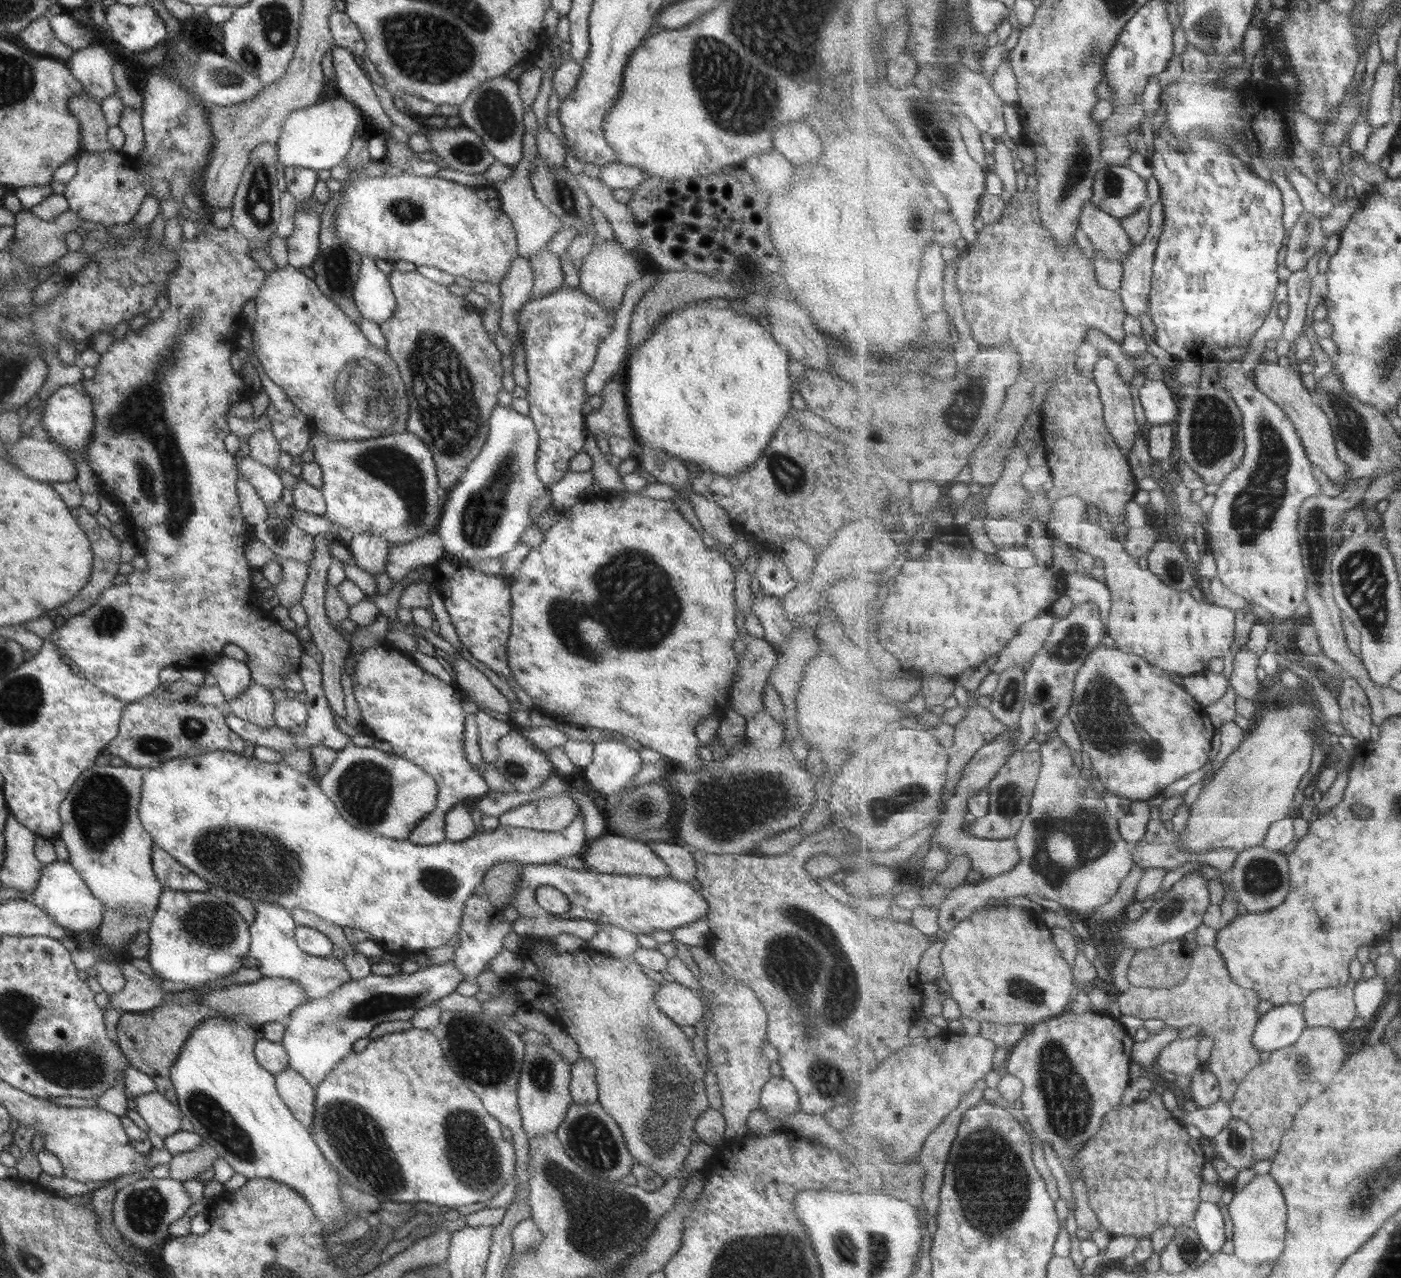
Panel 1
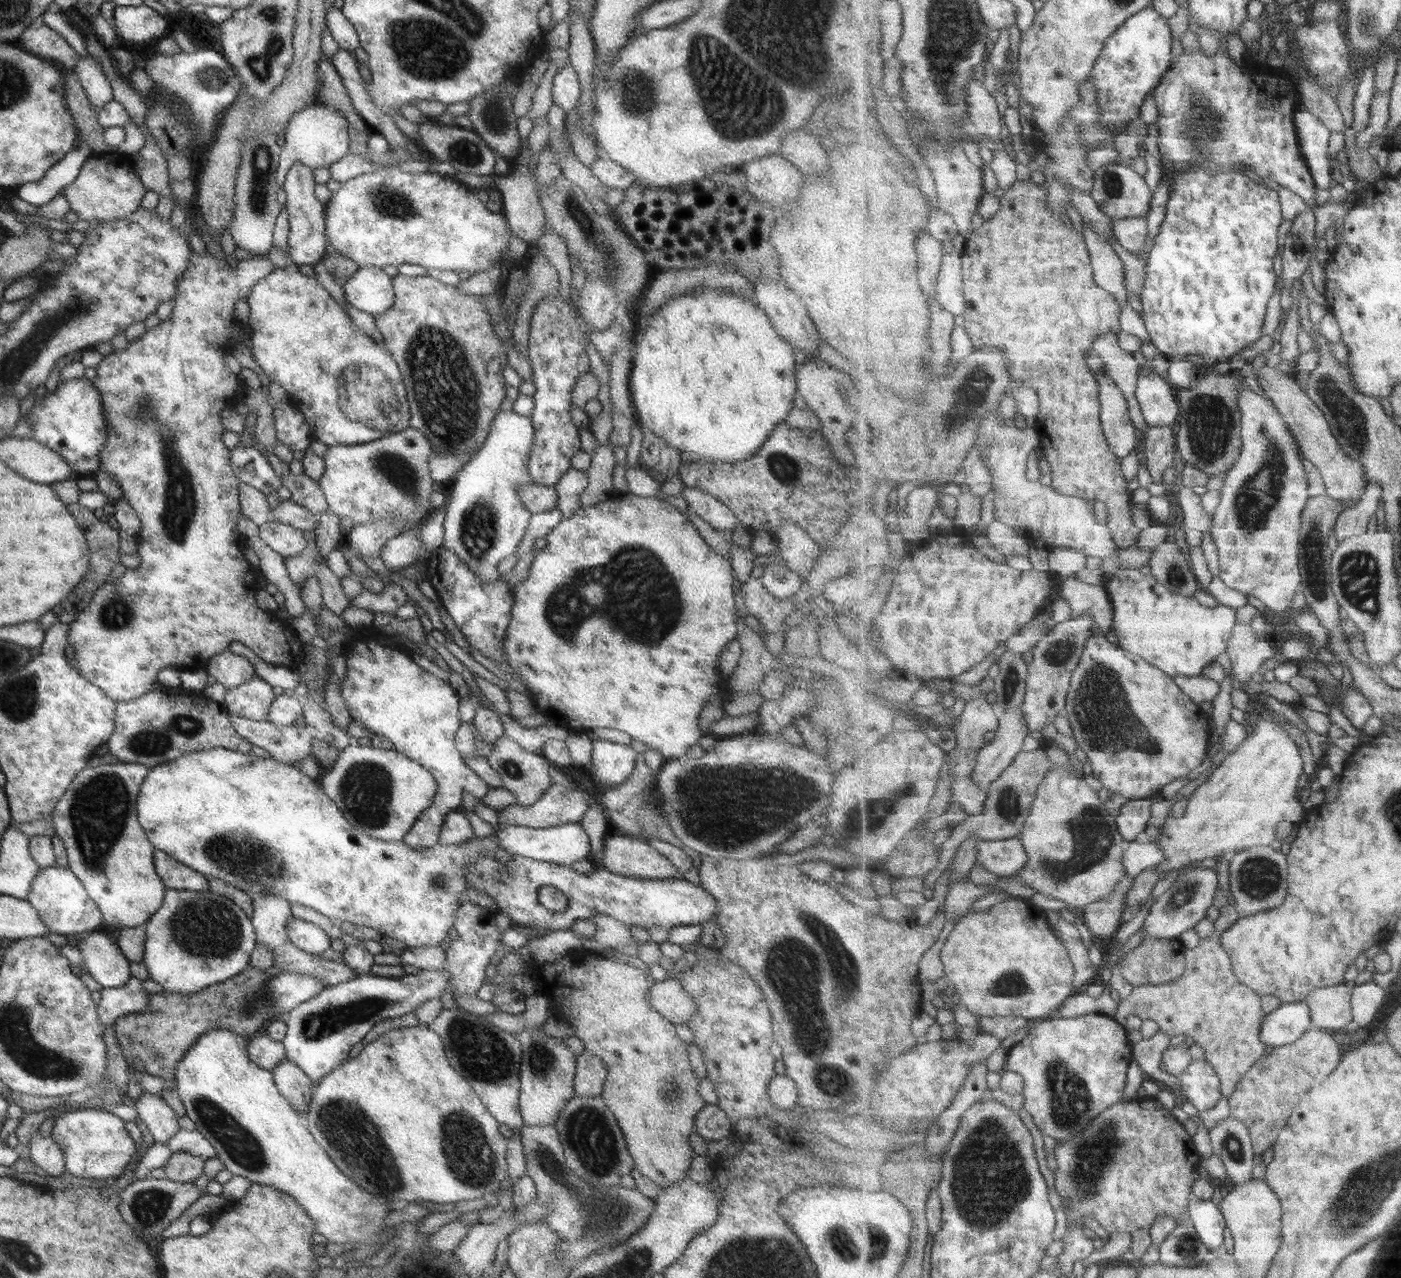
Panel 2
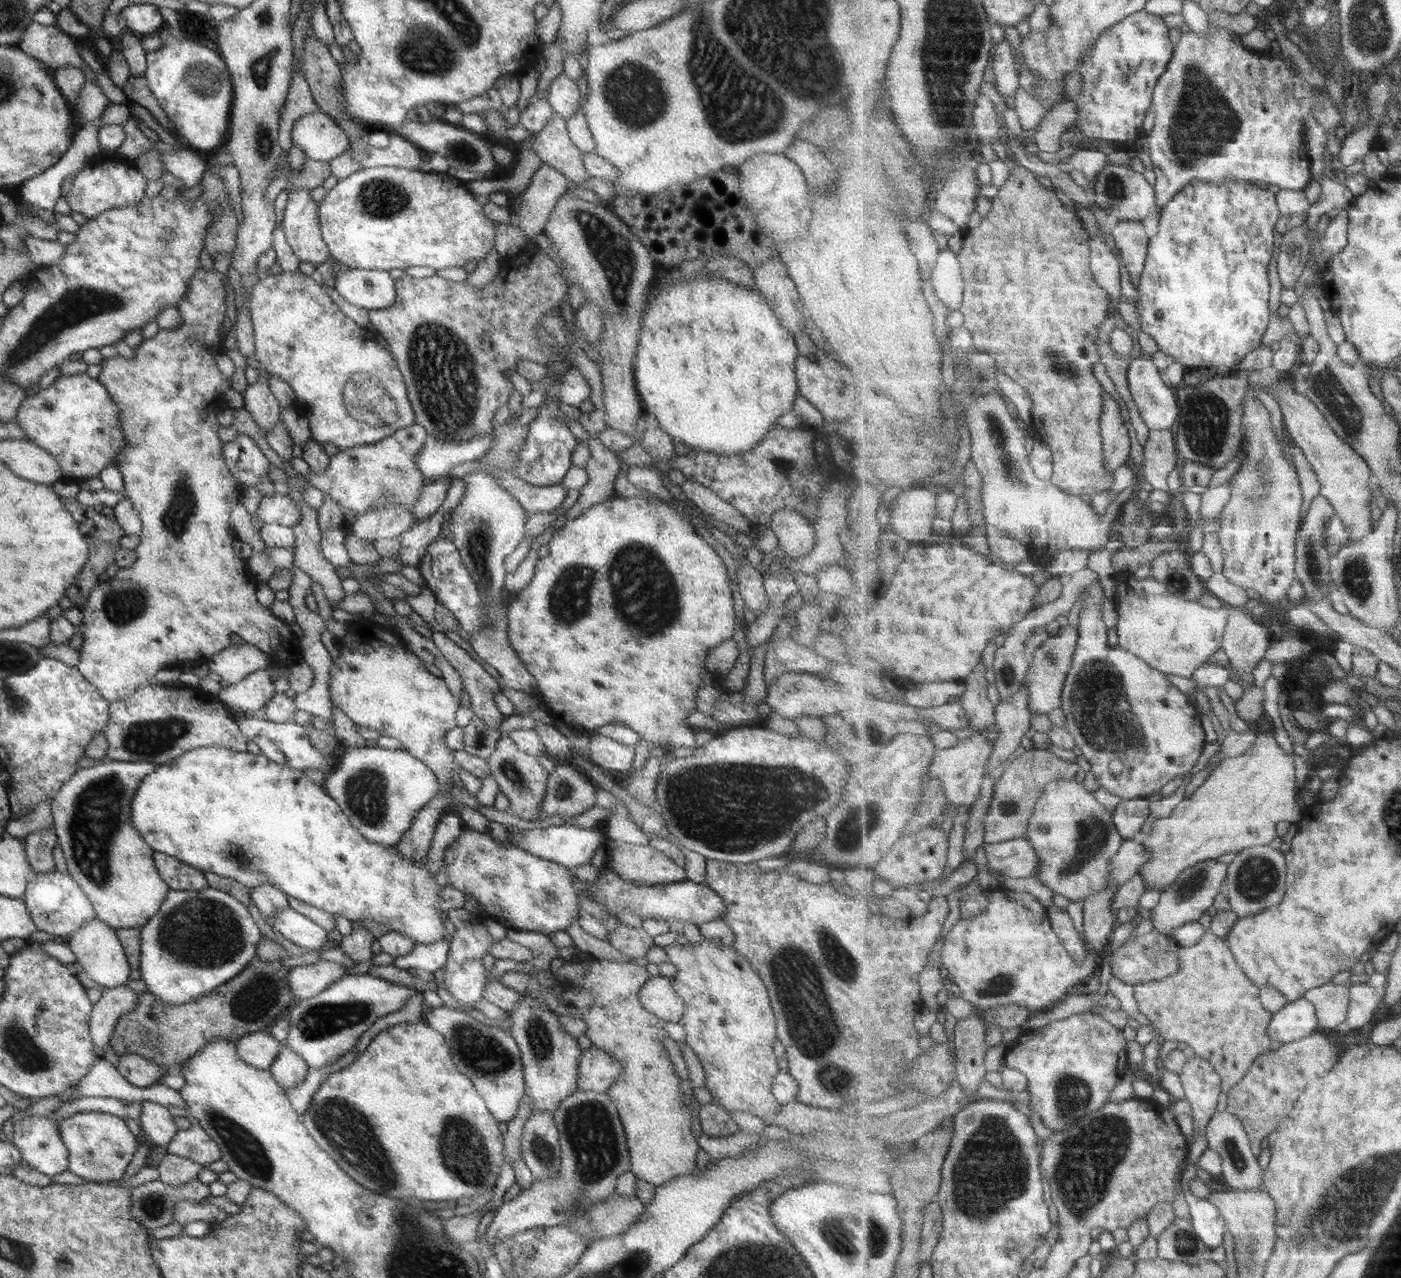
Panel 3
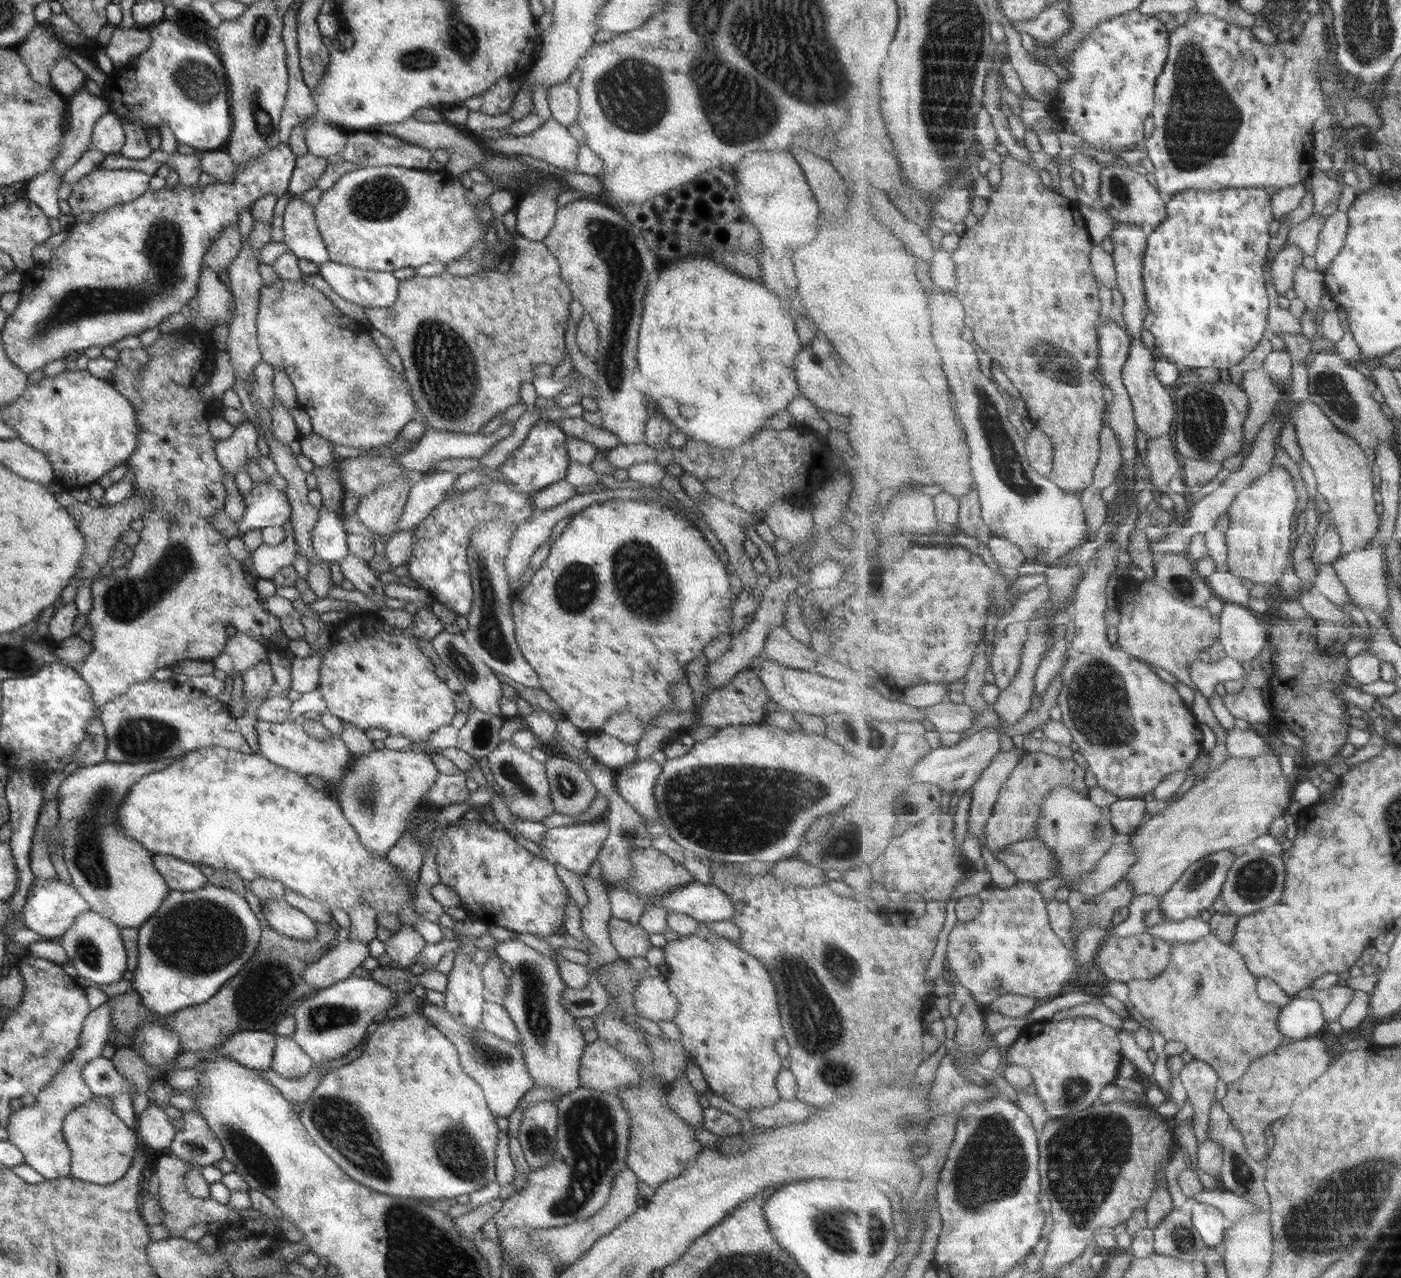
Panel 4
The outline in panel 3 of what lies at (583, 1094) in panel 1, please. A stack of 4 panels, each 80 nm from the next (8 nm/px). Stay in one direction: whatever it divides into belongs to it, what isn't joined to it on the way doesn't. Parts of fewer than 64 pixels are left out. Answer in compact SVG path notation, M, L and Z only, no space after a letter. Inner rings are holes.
M590 1047L580 1052L576 1090L605 1093L619 1074L620 1064L604 1050Z

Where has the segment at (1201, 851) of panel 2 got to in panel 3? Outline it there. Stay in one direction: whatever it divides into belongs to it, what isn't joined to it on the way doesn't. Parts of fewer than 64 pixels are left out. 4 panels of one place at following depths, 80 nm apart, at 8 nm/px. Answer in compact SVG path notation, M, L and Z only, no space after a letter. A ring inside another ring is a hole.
M1267 730L1259 733L1255 744L1241 756L1225 757L1207 780L1199 785L1192 795L1183 799L1167 818L1158 818L1151 827L1149 837L1143 844L1152 852L1151 860L1140 868L1140 875L1146 878L1148 890L1158 888L1163 892L1169 888L1180 874L1197 863L1219 858L1229 852L1238 852L1251 846L1275 845L1280 841L1277 825L1290 822L1297 825L1302 819L1304 806L1297 804L1300 794L1301 778L1296 770L1299 758L1292 752L1287 754L1273 733Z

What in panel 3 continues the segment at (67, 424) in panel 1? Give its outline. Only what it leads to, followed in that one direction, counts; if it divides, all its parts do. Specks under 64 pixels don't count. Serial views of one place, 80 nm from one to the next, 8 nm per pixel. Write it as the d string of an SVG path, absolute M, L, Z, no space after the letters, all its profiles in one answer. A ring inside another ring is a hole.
M87 373L59 376L52 385L45 386L43 390L38 389L35 394L29 394L29 397L25 397L17 406L15 423L24 431L25 440L33 442L56 458L62 470L60 480L69 484L76 482L81 485L86 479L97 477L102 468L112 464L112 458L124 445L114 402L109 398L105 387Z

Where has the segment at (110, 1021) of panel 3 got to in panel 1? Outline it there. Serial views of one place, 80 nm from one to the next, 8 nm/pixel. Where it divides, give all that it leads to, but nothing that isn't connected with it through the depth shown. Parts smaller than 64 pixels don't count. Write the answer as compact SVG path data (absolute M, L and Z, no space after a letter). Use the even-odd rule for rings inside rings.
M117 964L121 968L121 975L125 979L123 989L107 998L107 1008L115 1008L121 1010L122 1013L135 1013L151 1011L167 999L170 992L165 992L163 988L159 988L156 979L151 979L141 974L139 970L131 964Z

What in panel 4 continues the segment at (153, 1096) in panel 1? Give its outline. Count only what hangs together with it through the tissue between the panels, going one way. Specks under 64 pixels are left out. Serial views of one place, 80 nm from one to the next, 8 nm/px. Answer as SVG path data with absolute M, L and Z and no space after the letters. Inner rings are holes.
M148 1105L136 1117L134 1132L140 1144L147 1145L153 1150L168 1148L176 1133L171 1125L171 1118L165 1114L165 1109L153 1105Z

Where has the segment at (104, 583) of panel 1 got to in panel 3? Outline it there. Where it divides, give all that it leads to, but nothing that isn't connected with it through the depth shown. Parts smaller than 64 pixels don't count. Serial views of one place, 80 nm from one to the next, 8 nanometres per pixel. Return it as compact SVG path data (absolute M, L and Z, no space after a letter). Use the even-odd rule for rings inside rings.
M74 499L59 500L61 500L61 504L63 504L63 508L67 508L67 512L69 512L69 514L73 516L73 520L77 522L79 532L81 536L85 538L87 546L89 546L89 556L87 556L87 561L85 561L81 569L81 574L75 578L75 582L73 582L73 584L69 586L69 590L65 592L65 596L69 598L71 606L79 609L80 606L84 606L84 602L87 600L90 590L99 582L99 576L105 572L107 566L111 566L111 564L115 563L114 554L117 549L120 548L118 544L119 539L124 536L124 533L123 529L119 527L117 520L115 520L115 516L106 518L103 515L95 514L91 507L82 507L82 505ZM81 518L83 518L83 522L85 522L87 526L81 526ZM91 524L93 524L93 528L91 528Z

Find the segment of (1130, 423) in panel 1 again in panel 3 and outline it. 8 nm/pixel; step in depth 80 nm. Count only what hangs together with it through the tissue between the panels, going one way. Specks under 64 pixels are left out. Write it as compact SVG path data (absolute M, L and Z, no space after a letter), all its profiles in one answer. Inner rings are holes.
M1104 392L1104 412L1100 416L1100 425L1104 439L1105 468L1112 472L1130 462L1131 436L1123 420L1123 410L1109 392Z

